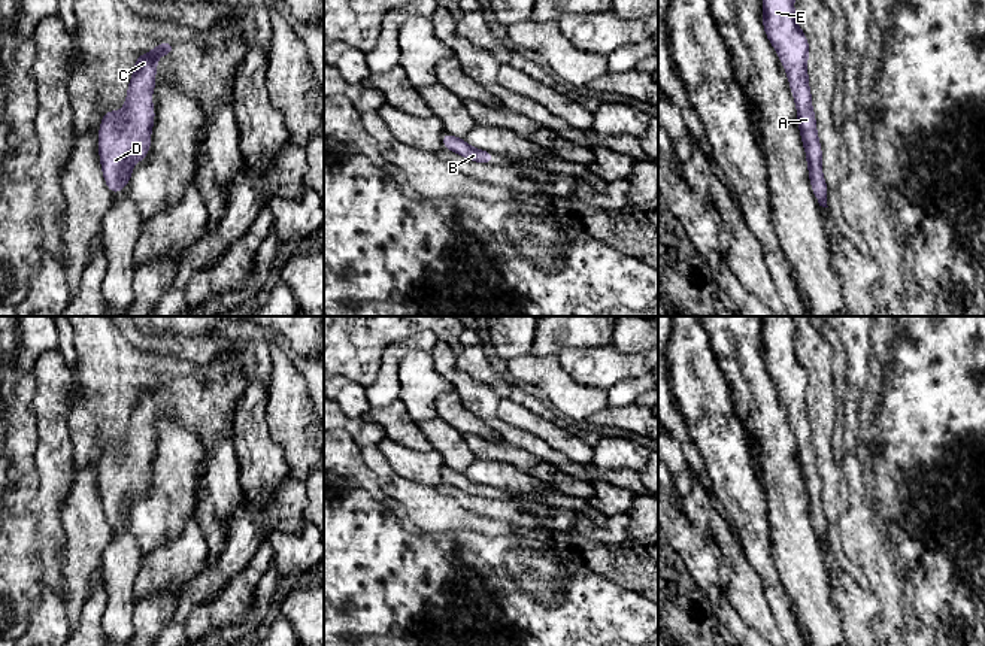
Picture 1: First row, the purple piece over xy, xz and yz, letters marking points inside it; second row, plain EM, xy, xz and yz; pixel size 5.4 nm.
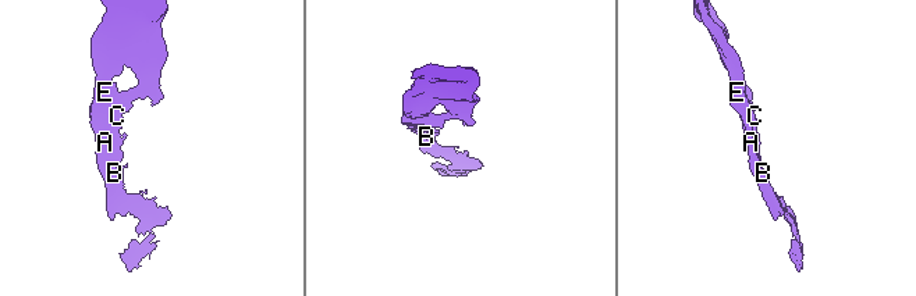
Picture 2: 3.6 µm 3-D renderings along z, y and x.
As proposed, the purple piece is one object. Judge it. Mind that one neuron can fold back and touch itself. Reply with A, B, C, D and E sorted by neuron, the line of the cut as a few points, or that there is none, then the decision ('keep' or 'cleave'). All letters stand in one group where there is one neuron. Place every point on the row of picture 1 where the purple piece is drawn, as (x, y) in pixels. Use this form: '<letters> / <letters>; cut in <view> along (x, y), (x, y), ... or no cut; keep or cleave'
A B C D E; no cut; keep

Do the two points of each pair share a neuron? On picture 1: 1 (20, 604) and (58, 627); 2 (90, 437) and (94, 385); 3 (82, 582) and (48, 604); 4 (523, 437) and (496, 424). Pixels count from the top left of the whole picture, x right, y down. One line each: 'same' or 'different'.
1: different
2: same
3: different
4: same

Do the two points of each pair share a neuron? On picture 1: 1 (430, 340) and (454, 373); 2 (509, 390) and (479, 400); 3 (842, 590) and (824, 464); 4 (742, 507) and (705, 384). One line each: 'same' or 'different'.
1: different
2: different
3: different
4: same

